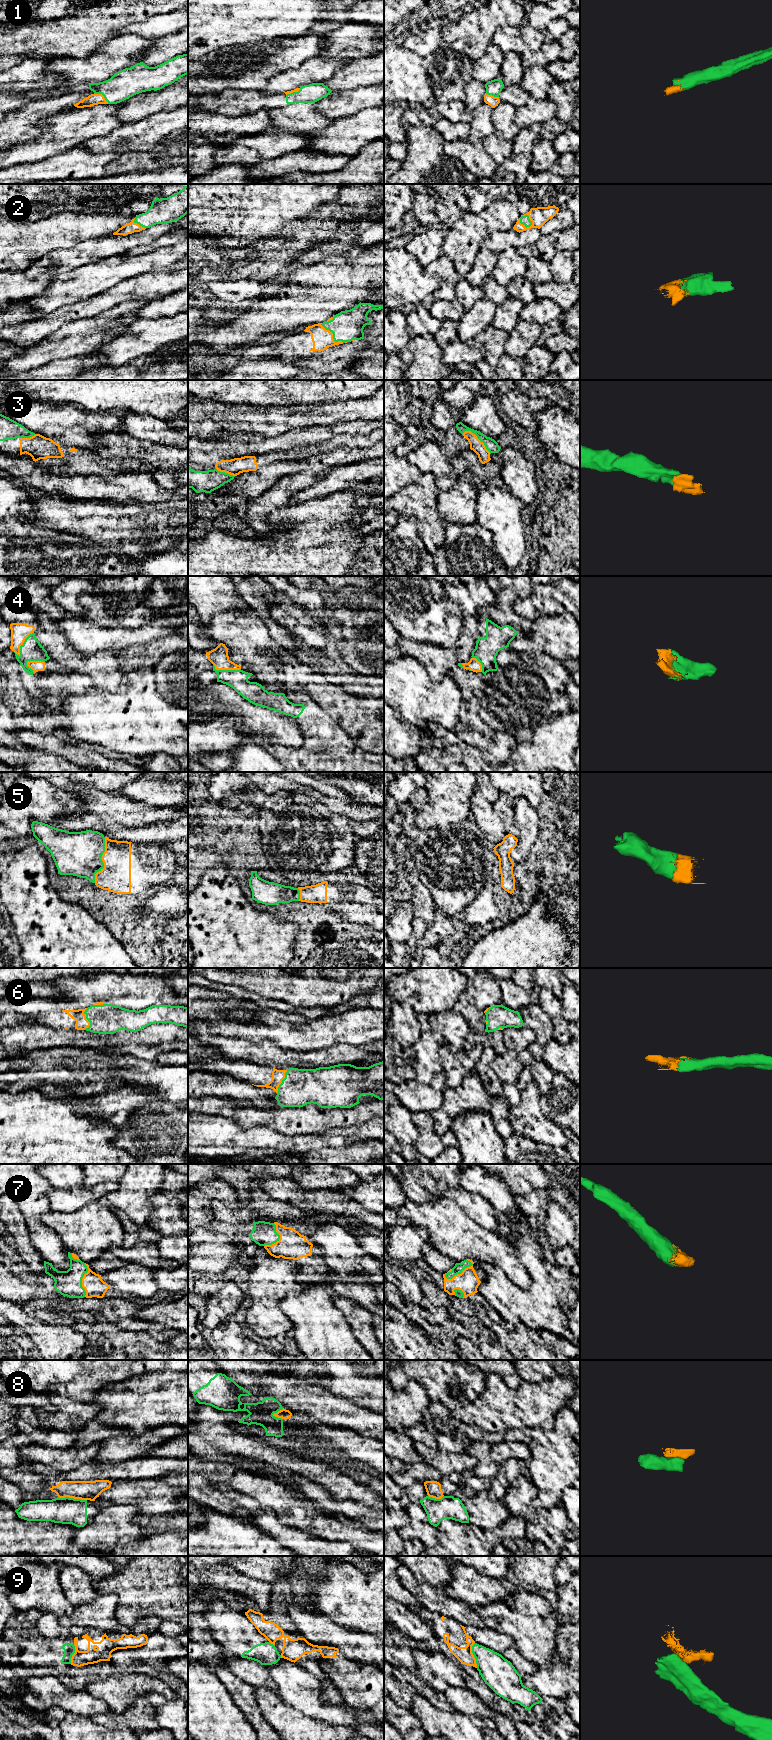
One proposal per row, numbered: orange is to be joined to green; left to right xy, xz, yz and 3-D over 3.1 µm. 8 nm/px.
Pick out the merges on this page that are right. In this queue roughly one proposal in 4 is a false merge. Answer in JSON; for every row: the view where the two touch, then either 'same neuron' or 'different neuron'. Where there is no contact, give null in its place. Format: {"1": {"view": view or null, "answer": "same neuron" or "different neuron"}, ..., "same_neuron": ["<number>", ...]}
{"1": {"view": "xy", "answer": "same neuron"}, "2": {"view": "yz", "answer": "same neuron"}, "3": {"view": "yz", "answer": "same neuron"}, "4": {"view": "xy", "answer": "same neuron"}, "5": {"view": "xy", "answer": "same neuron"}, "6": {"view": "xy", "answer": "same neuron"}, "7": {"view": "yz", "answer": "same neuron"}, "8": {"view": "xy", "answer": "different neuron"}, "9": {"view": "yz", "answer": "different neuron"}, "same_neuron": ["1", "2", "3", "4", "5", "6", "7"]}

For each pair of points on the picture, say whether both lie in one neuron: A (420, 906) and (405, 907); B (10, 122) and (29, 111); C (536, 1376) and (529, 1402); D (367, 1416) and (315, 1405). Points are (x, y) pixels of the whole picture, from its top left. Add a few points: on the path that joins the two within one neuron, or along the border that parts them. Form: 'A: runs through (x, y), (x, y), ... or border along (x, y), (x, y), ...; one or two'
A: border along (409, 900), (414, 911); two
B: runs through (15, 122), (18, 122), (24, 116); one
C: border along (535, 1383), (537, 1384); two
D: runs through (354, 1416), (328, 1412); one

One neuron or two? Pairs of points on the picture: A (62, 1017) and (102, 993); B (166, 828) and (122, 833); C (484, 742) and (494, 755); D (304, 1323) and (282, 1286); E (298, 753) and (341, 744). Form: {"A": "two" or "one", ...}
{"A": "two", "B": "one", "C": "two", "D": "two", "E": "one"}

